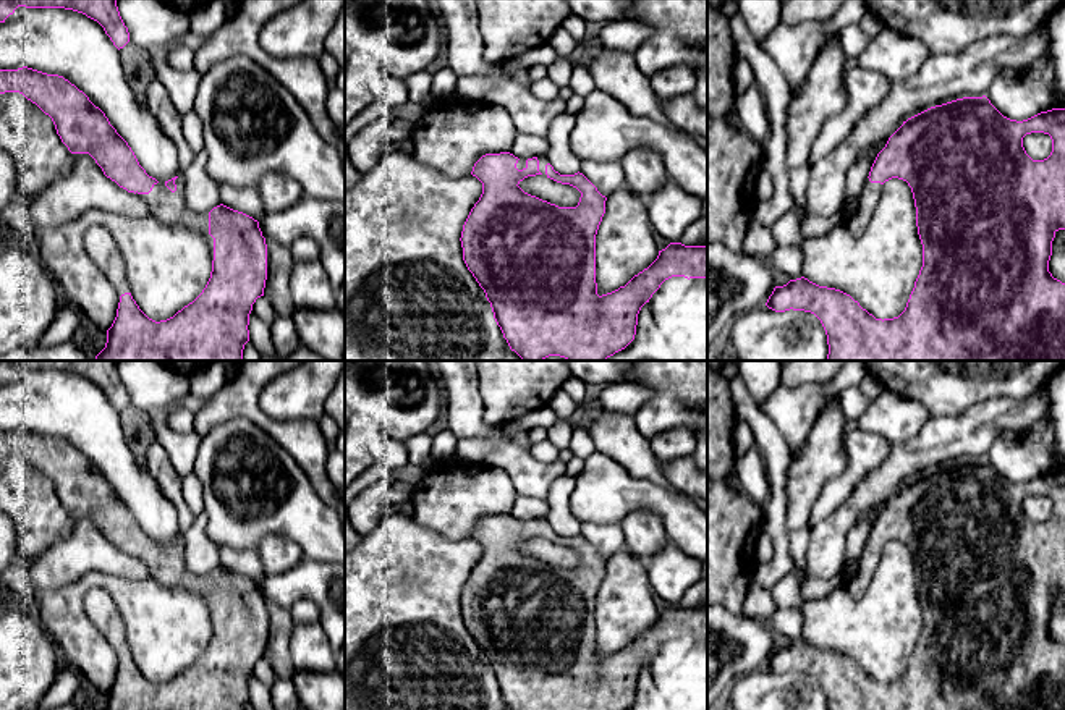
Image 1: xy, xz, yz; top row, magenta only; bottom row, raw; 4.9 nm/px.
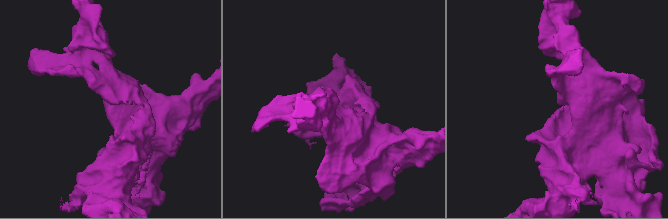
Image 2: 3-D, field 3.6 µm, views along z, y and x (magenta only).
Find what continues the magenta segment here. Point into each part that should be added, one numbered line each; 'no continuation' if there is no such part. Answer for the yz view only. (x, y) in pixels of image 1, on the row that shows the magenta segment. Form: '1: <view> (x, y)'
1: yz (869, 198)

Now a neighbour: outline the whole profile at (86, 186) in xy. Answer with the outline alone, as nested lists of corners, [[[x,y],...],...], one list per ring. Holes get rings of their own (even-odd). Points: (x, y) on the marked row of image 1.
[[[73,154],[70,173],[36,197],[31,215],[37,226],[57,228],[91,209],[120,213],[128,220],[151,213],[141,196],[107,178],[89,154]]]

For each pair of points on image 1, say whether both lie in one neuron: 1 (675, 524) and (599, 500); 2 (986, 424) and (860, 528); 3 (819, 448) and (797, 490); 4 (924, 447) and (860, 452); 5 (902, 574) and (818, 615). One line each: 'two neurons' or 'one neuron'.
1: one neuron
2: two neurons
3: one neuron
4: two neurons
5: one neuron

